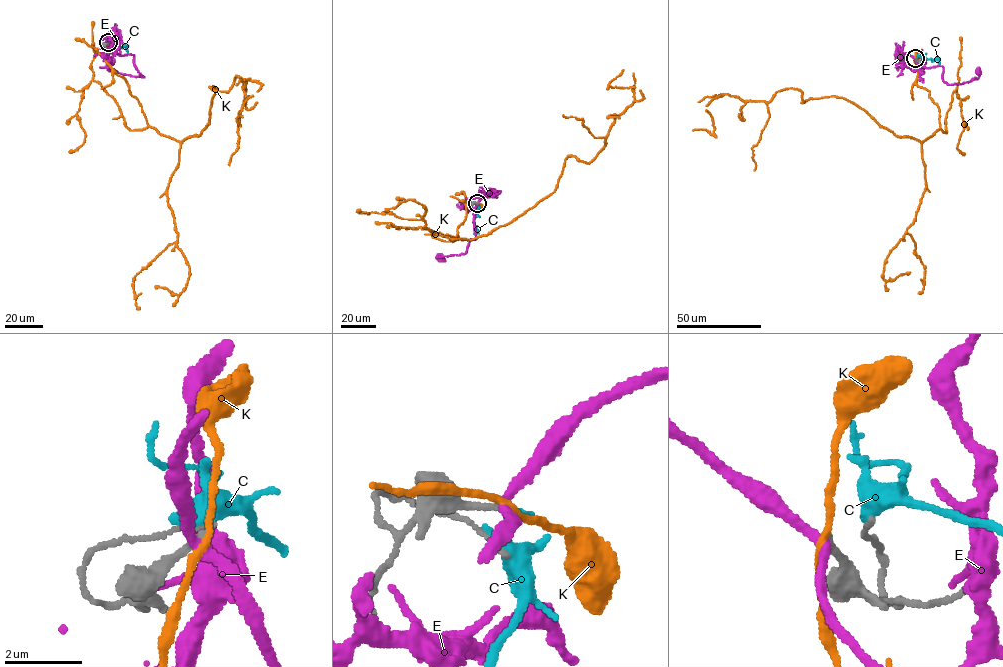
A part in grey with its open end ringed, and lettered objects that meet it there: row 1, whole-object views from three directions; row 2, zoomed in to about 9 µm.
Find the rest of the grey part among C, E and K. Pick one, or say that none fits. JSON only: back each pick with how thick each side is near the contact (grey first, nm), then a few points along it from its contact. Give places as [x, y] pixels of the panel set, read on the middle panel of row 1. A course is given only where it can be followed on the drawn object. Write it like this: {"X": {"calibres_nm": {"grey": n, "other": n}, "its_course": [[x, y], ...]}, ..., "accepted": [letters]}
{"accepted": []}

